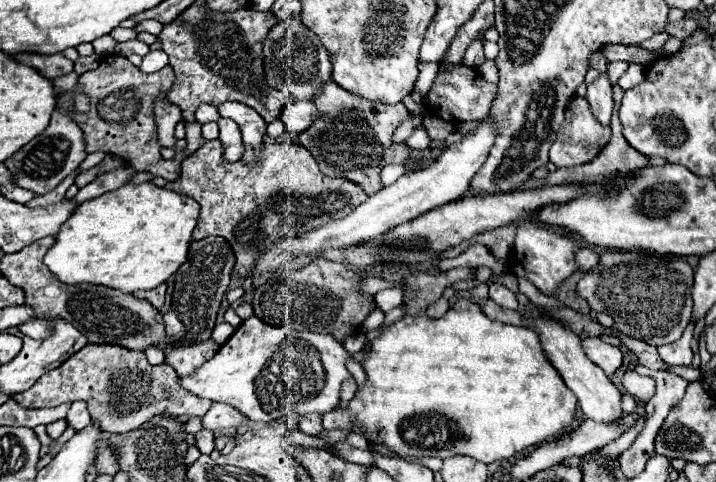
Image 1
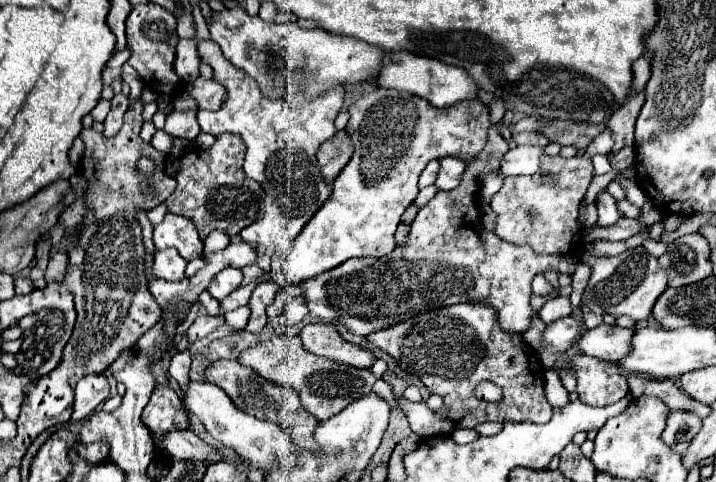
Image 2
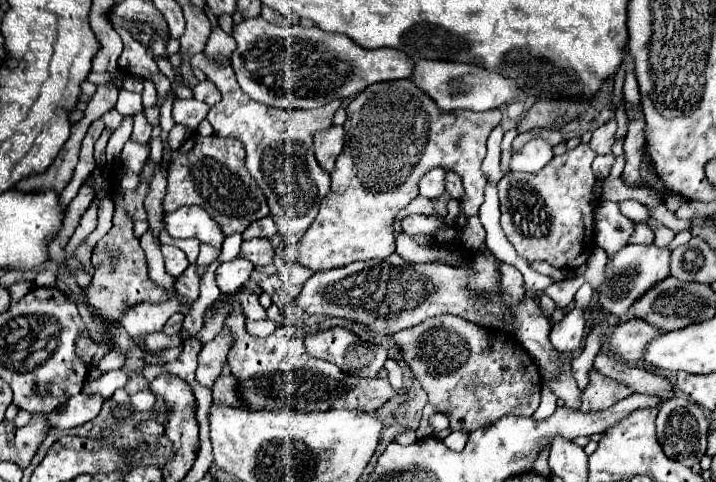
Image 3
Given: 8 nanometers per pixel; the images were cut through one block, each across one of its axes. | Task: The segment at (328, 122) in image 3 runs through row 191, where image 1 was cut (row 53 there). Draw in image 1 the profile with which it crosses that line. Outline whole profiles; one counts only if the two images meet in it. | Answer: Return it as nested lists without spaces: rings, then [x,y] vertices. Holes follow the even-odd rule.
[[[300,20],[278,22],[266,34],[262,42],[262,62],[268,84],[276,89],[288,89],[295,99],[313,101],[318,88],[332,76],[332,64],[326,48],[318,36],[314,36],[314,32],[308,30]]]

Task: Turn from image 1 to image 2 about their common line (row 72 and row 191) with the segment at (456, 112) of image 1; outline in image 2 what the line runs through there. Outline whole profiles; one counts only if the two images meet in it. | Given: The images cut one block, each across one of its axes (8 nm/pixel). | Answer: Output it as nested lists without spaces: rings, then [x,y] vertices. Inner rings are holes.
[[[496,100],[492,104],[488,104],[490,110],[490,130],[488,130],[488,140],[486,146],[482,148],[482,152],[478,154],[478,158],[474,158],[472,162],[466,164],[466,170],[462,174],[462,182],[458,184],[458,188],[448,190],[448,192],[438,192],[424,208],[418,210],[414,222],[410,224],[410,232],[408,238],[402,246],[396,246],[392,250],[392,254],[386,254],[386,258],[350,258],[346,260],[342,266],[328,270],[326,274],[320,274],[318,278],[310,278],[306,282],[302,282],[300,286],[296,286],[296,296],[302,296],[310,314],[324,320],[324,322],[340,322],[342,326],[346,326],[352,334],[358,336],[366,336],[372,334],[376,330],[388,328],[396,322],[408,320],[414,314],[424,312],[426,308],[440,308],[440,306],[452,306],[452,304],[462,304],[462,302],[470,302],[470,304],[486,304],[498,310],[498,318],[500,318],[500,326],[508,332],[514,334],[524,334],[530,318],[534,316],[532,308],[530,308],[530,282],[534,278],[534,274],[538,272],[546,272],[548,269],[555,269],[561,274],[571,273],[578,261],[578,256],[573,254],[554,255],[554,254],[534,254],[534,250],[530,250],[530,246],[514,246],[512,242],[506,242],[502,238],[498,238],[494,232],[488,232],[482,228],[482,220],[480,220],[480,210],[476,206],[472,206],[472,202],[478,200],[478,190],[482,184],[482,178],[486,178],[486,174],[494,174],[494,170],[498,170],[502,156],[508,152],[508,142],[496,132],[496,124],[502,120],[506,106],[504,102]]]

